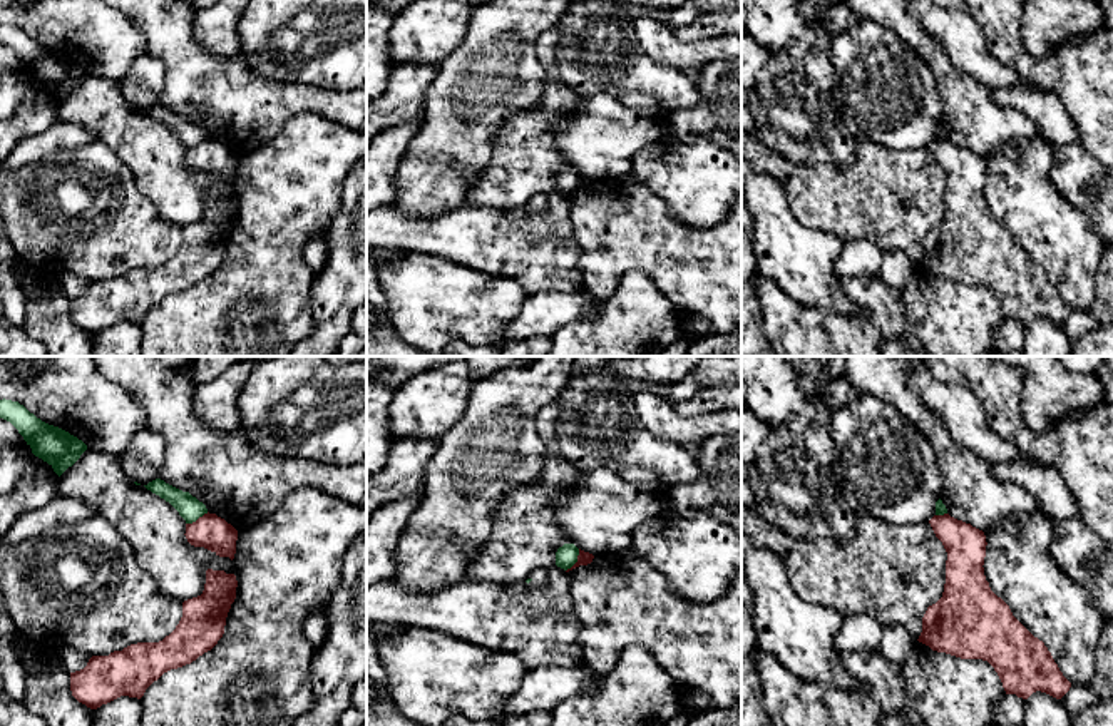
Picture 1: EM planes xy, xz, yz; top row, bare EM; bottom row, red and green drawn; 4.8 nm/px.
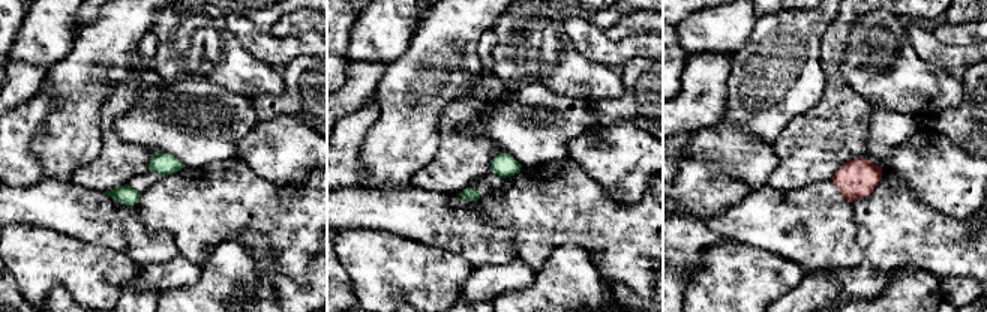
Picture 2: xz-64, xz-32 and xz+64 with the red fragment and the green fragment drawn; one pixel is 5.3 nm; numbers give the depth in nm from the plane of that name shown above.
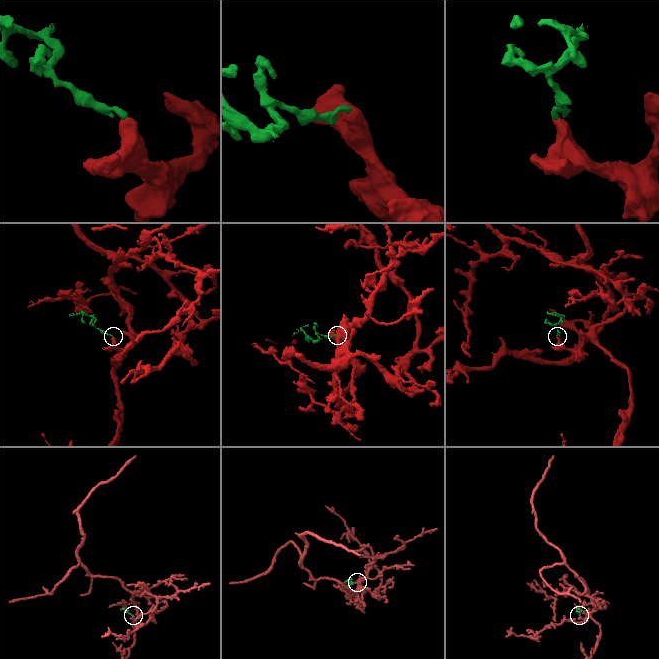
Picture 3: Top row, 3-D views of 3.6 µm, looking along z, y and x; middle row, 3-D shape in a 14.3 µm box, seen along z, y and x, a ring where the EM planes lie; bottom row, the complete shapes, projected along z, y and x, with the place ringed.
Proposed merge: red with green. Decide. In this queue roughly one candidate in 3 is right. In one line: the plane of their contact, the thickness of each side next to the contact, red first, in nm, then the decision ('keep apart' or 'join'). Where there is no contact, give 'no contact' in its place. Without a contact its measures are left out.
xz | 60/110 nm | keep apart

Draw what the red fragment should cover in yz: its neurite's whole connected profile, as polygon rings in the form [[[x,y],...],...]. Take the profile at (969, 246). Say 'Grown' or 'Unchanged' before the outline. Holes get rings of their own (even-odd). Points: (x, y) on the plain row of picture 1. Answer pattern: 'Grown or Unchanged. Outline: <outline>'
Unchanged. Outline: [[[949,139],[929,149],[947,177],[946,209],[942,222],[927,233],[917,266],[937,278],[987,286],[1006,320],[1028,325],[1041,316],[1061,325],[1071,308],[986,206],[984,157]]]

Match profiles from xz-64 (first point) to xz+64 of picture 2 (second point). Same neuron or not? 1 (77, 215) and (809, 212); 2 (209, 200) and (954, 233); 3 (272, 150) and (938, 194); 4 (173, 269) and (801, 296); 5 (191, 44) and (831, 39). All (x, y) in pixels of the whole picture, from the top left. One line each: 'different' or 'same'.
1: same
2: same
3: same
4: same
5: different

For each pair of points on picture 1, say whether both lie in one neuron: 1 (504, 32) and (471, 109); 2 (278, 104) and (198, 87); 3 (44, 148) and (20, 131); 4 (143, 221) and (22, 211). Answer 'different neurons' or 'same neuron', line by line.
1: same neuron
2: same neuron
3: different neurons
4: same neuron

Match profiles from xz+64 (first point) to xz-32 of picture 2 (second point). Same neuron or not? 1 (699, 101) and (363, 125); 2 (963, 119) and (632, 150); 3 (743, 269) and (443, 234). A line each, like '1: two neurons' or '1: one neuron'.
1: two neurons
2: two neurons
3: two neurons

